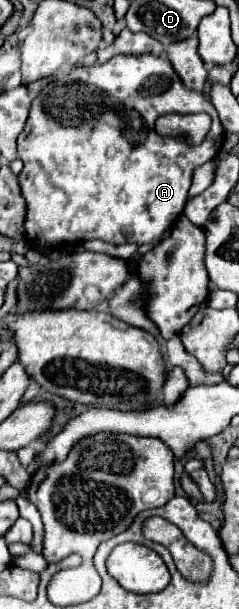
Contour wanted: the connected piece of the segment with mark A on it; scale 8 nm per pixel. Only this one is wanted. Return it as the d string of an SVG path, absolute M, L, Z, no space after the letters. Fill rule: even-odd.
M115 55L113 59L109 59L107 63L99 65L91 65L91 67L77 67L71 73L67 73L65 77L49 83L41 95L33 101L31 111L29 111L29 119L25 123L23 133L19 135L19 157L23 161L23 171L19 175L21 179L21 191L23 197L27 201L27 219L25 219L25 231L27 231L27 239L31 241L31 245L39 245L39 247L61 247L67 243L79 243L79 241L89 241L89 239L101 239L101 241L109 241L109 243L157 243L163 235L163 231L167 227L173 227L173 223L177 221L177 217L183 213L183 207L187 203L187 191L191 187L191 177L195 167L211 161L223 145L223 127L219 123L217 111L211 107L211 103L205 99L203 93L193 91L189 87L185 87L181 83L181 79L177 77L177 73L173 71L171 63L167 57L155 57L155 55ZM111 111L119 117L119 129L115 129L115 125L101 125L101 117ZM197 113L207 113L211 117L211 131L207 133L207 139L199 145L199 147L191 147L185 145L183 139L171 139L171 137L159 137L155 133L155 119L159 115L179 114L189 115Z

